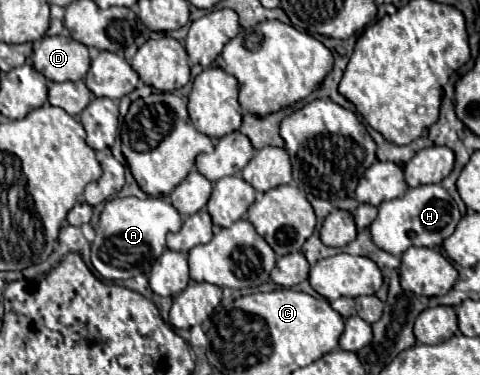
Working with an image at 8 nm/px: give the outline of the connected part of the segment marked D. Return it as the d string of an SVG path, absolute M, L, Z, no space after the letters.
M45 36L35 42L33 66L47 80L81 80L89 70L87 46L65 36Z

